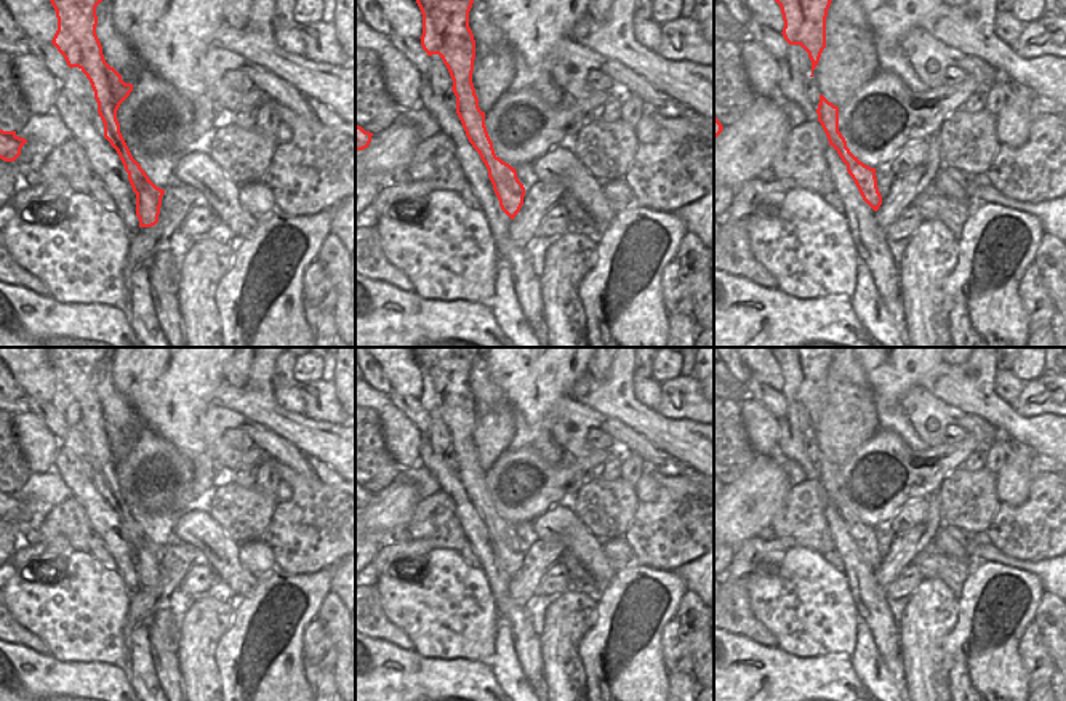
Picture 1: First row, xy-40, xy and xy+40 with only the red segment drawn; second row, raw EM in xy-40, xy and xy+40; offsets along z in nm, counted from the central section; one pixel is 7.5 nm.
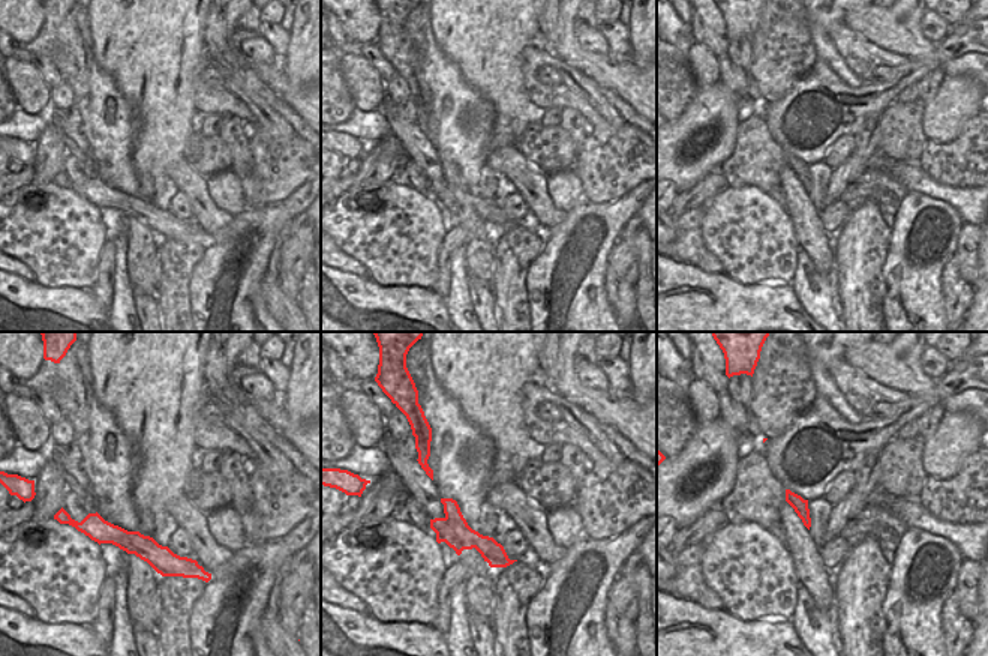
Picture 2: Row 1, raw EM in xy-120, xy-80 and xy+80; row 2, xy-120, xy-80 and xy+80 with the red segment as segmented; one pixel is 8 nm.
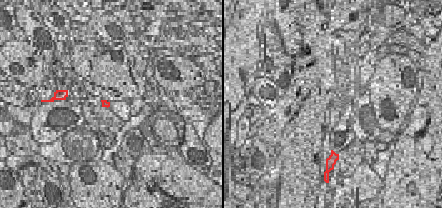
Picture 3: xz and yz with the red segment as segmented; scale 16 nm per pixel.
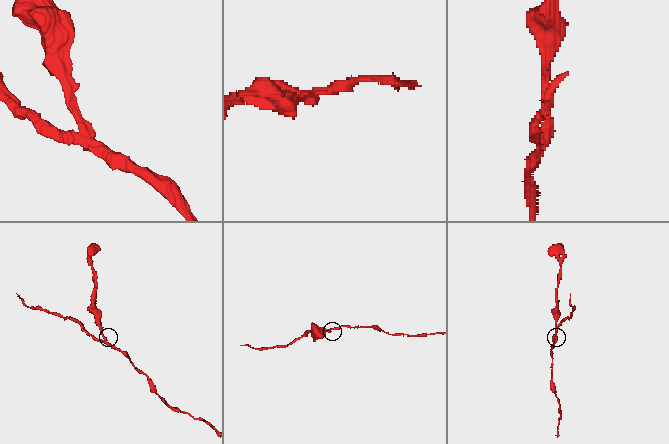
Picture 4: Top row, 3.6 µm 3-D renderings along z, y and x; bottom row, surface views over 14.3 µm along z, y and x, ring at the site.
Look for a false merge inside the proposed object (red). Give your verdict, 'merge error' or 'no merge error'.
merge error

